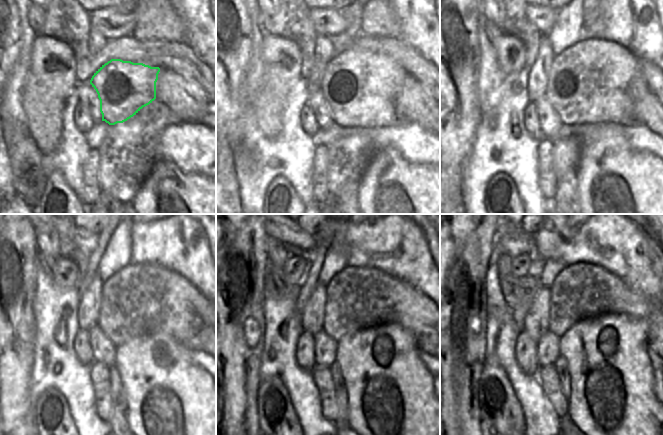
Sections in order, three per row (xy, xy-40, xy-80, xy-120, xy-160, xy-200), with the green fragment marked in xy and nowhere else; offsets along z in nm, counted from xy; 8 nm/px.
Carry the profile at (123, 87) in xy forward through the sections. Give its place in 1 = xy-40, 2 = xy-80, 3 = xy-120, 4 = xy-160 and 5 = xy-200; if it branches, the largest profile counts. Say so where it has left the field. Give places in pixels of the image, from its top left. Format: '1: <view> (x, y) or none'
1: xy-40 (359, 87)
2: xy-80 (588, 83)
3: xy-120 (143, 299)
4: xy-160 (357, 297)
5: xy-200 (580, 291)

